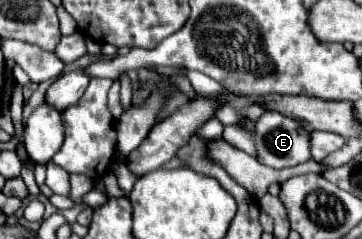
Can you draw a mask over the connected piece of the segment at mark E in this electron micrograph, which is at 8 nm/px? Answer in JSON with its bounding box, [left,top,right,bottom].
[254,112,310,168]

